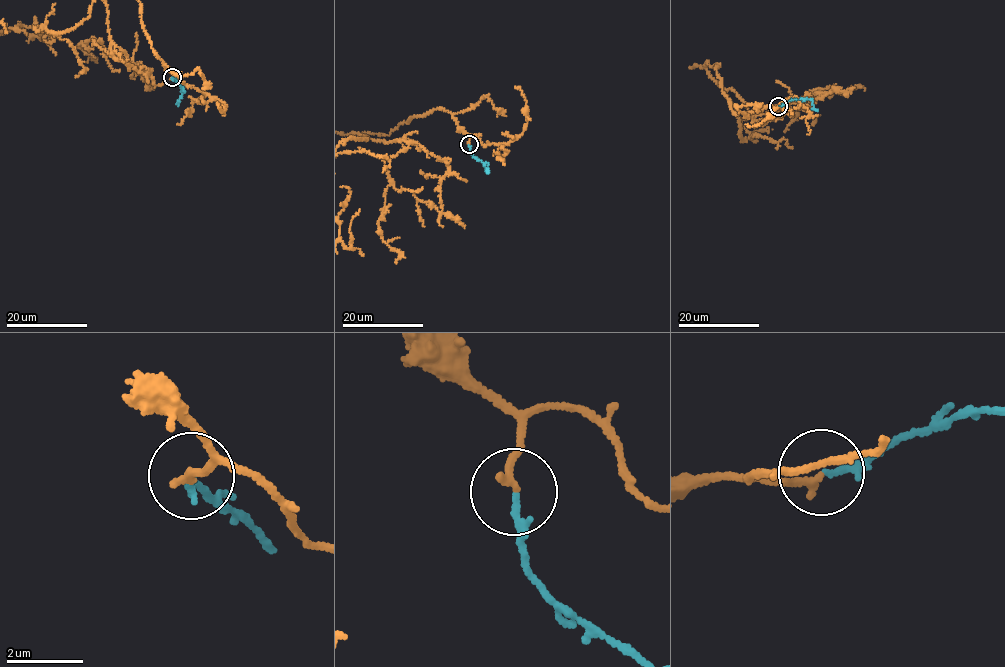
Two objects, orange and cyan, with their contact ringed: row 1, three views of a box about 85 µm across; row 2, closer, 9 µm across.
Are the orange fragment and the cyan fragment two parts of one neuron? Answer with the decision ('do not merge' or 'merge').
merge

